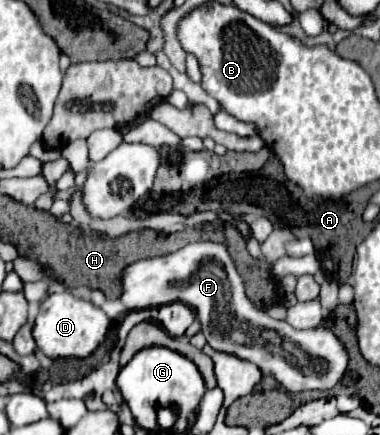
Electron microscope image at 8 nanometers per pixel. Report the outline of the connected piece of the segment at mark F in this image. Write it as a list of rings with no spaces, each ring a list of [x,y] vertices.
[[[196,242],[168,256],[134,262],[124,270],[124,294],[120,300],[128,310],[172,302],[190,306],[200,312],[202,334],[214,350],[254,362],[262,372],[270,372],[288,392],[328,390],[346,372],[348,354],[332,330],[296,330],[286,320],[274,320],[254,306],[224,244]]]

